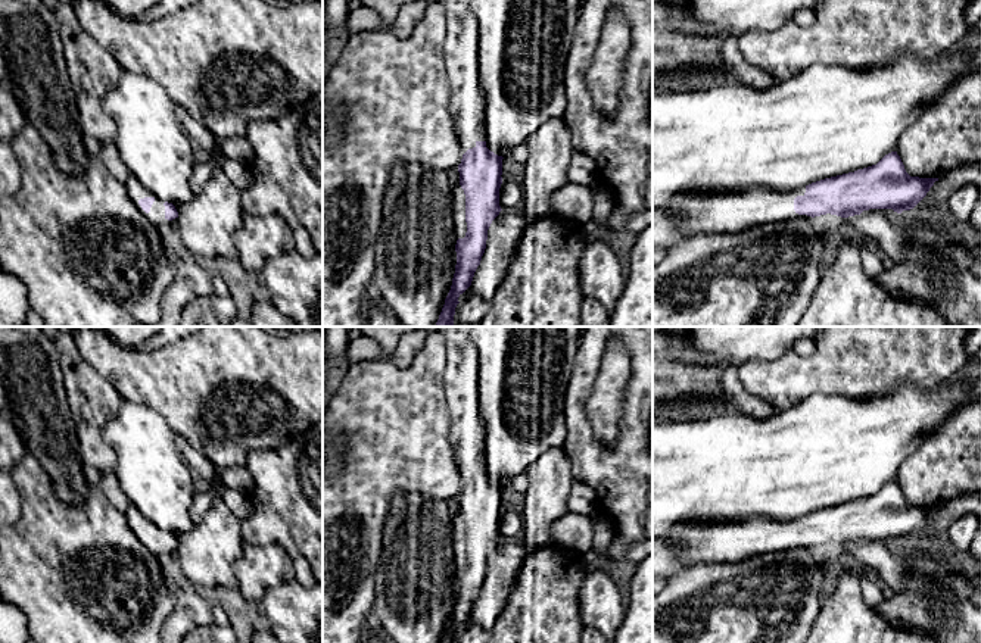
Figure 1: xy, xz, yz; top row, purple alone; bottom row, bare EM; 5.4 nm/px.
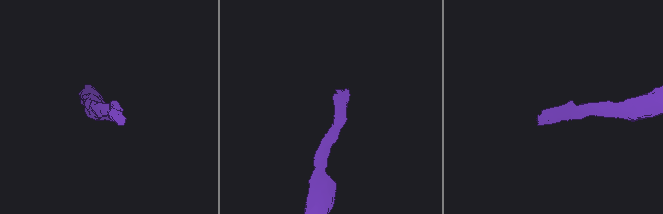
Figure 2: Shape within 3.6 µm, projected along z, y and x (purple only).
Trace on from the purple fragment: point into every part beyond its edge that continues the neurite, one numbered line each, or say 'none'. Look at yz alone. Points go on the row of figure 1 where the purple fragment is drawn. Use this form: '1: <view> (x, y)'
1: yz (697, 212)

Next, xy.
1: xy (156, 215)

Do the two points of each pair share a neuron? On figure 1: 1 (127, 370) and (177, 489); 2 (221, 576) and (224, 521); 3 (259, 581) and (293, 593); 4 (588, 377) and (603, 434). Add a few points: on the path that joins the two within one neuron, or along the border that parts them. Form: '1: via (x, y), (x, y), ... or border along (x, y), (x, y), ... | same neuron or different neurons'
1: border along (124, 399), (153, 408), (170, 425) | different neurons
2: via (221, 562), (221, 534) | same neuron
3: border along (293, 578), (271, 586), (259, 604) | different neurons
4: border along (603, 358), (586, 402), (586, 417), (591, 425) | different neurons

